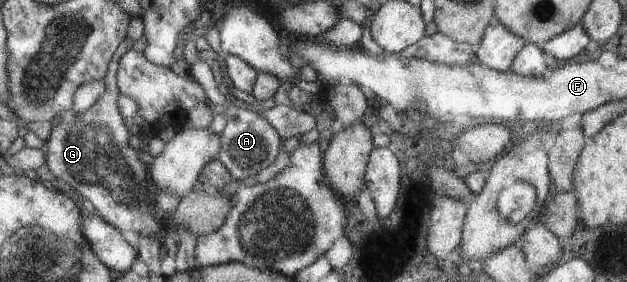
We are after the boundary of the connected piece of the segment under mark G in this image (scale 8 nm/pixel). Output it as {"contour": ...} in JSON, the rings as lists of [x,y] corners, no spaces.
{"contour":[[[123,37],[107,63],[103,80],[104,91],[97,100],[77,114],[66,114],[61,122],[51,127],[44,141],[44,162],[54,178],[64,180],[85,200],[87,209],[120,232],[131,230],[139,235],[163,234],[157,212],[152,207],[151,192],[147,183],[147,166],[139,161],[137,151],[128,145],[131,135],[118,113],[116,68],[121,55],[129,49],[133,40]]]}

